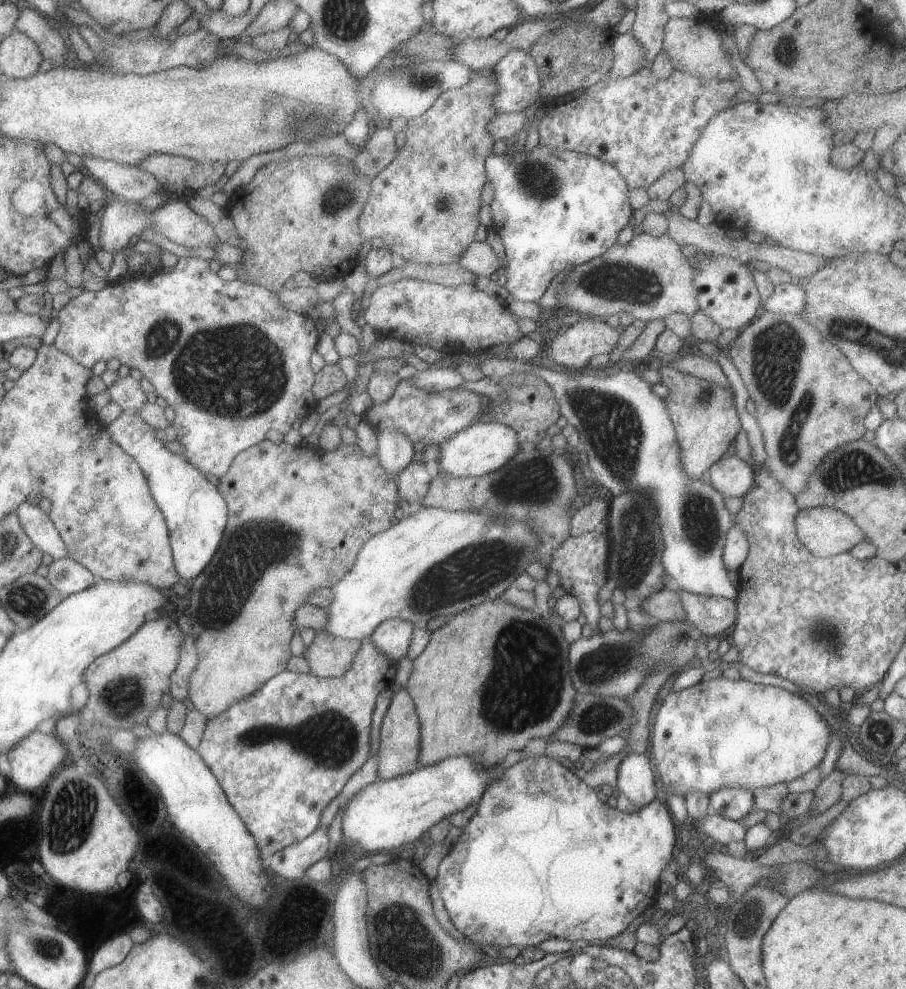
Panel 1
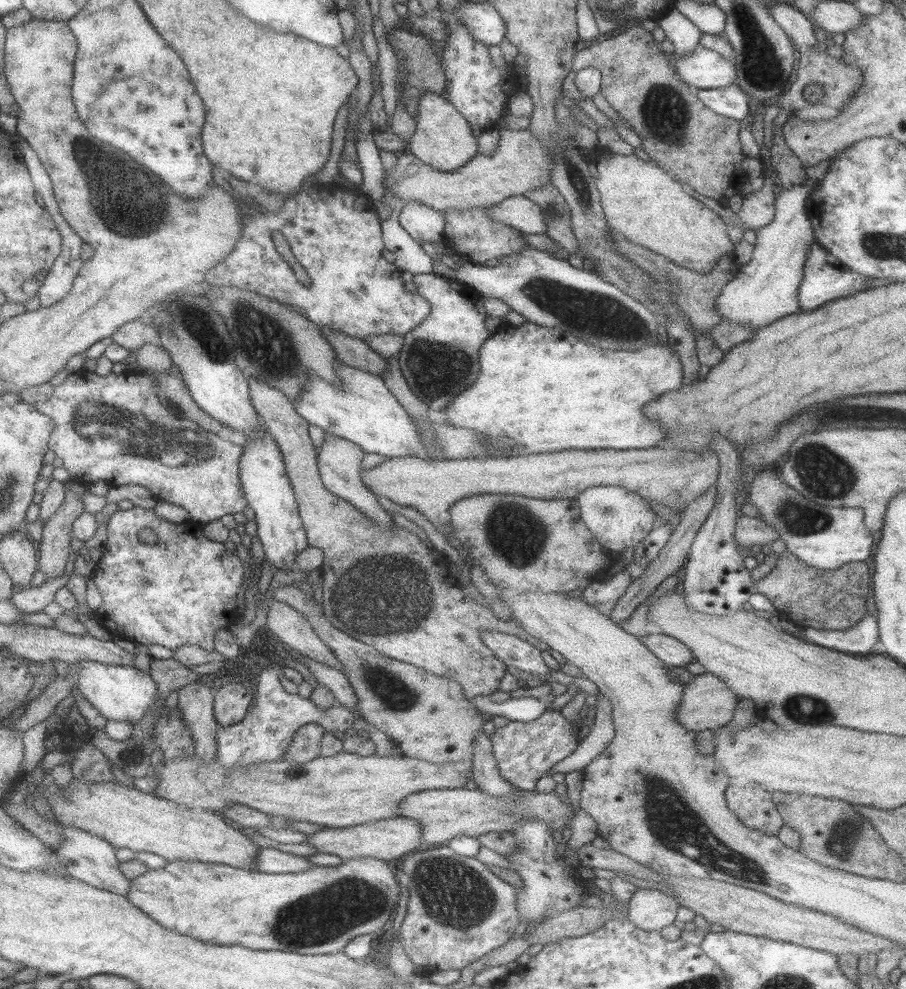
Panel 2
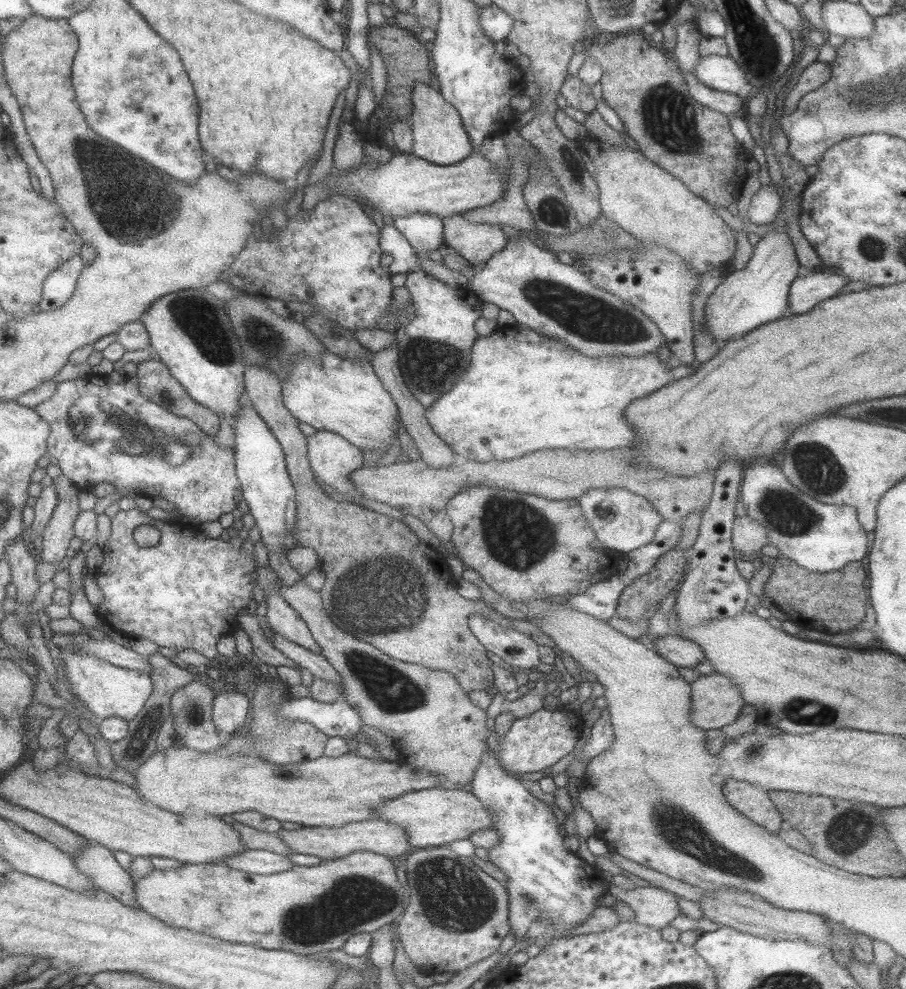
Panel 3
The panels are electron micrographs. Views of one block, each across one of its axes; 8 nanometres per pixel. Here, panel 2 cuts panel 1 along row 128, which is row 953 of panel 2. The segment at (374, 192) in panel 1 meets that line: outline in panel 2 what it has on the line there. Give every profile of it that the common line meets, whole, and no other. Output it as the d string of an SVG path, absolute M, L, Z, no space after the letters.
M442 845L431 850L415 851L408 854L402 866L402 872L405 876L407 887L409 888L409 903L407 906L407 915L401 925L401 944L405 953L416 966L427 966L430 969L429 973L435 973L443 970L458 970L466 968L471 962L485 957L486 954L497 949L499 946L506 944L514 934L514 928L518 926L521 918L518 916L516 887L512 884L504 882L498 878L493 872L490 872L486 865L476 858L470 858L456 854L448 845Z

